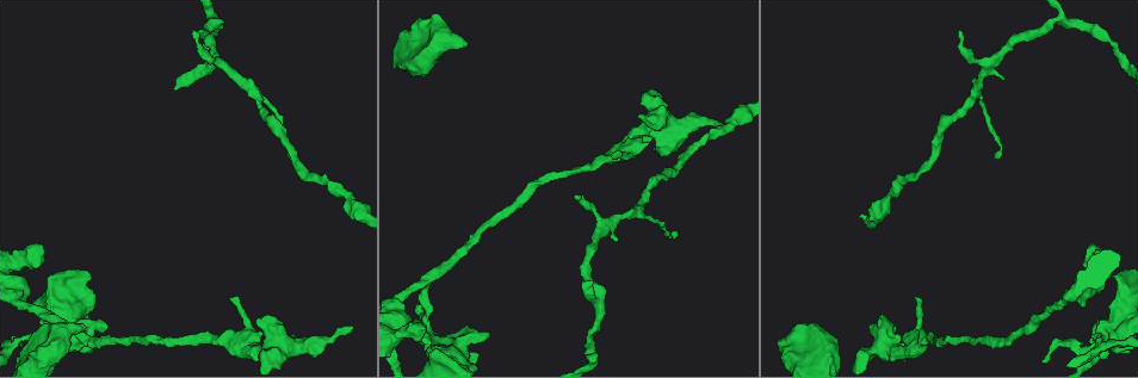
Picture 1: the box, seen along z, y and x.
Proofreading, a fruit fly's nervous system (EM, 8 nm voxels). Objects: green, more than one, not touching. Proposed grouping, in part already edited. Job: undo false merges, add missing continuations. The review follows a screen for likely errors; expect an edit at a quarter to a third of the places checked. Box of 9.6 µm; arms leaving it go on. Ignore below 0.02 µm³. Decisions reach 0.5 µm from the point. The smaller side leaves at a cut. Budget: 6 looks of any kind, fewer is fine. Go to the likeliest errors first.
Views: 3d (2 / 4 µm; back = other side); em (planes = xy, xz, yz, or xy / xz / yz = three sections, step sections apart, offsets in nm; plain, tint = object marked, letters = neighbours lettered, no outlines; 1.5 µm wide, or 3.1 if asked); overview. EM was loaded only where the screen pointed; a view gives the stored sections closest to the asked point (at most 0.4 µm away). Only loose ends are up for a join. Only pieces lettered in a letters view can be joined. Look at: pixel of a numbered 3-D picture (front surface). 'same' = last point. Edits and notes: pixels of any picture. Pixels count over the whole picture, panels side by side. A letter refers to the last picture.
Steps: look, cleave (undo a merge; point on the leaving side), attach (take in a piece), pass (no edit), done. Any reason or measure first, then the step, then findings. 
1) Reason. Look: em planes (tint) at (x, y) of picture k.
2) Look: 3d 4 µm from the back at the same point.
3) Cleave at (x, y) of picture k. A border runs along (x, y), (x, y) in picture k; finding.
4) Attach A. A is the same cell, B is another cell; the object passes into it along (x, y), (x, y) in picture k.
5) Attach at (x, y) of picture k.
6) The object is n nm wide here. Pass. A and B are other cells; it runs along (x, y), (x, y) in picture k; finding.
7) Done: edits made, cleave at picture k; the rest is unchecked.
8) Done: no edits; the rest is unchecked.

Look: em xz step 8 (tint) at (42, 259) of picture 1.

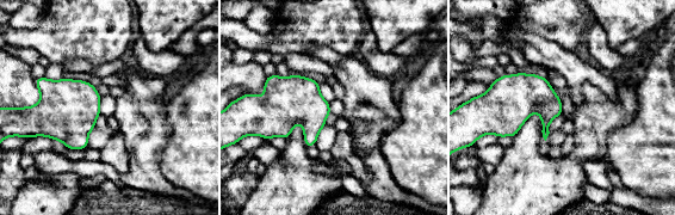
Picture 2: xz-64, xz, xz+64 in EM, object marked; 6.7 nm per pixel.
Look: em planes (letters) at the same point.

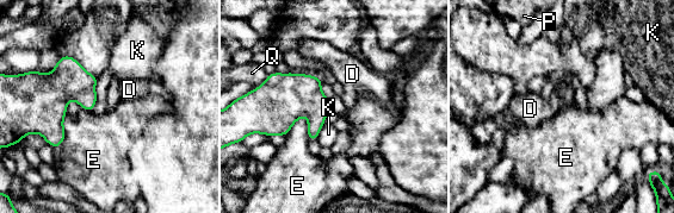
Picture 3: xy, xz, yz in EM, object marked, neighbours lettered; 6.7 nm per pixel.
Pass. D, E, K, P and Q are other cells; a border runs along (73, 99), (56, 149) in picture 3; none of them fits.

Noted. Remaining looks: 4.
An open end. Look: em planes (letters) at (84, 325) of picture 1.

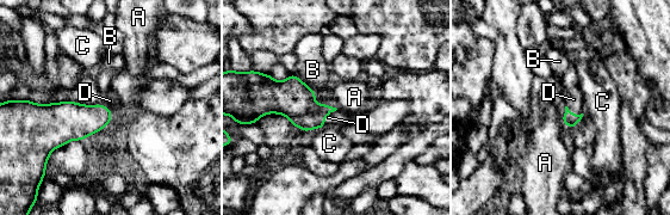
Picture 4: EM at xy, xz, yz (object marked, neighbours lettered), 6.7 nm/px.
Attach D. D is the same cell, A, B and C are other cells; the object passes into it along (293, 99), (327, 115), (339, 117) in picture 4; it goes on there.

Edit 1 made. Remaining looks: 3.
Look: em planes (plain) at (734, 130) of picture 1.

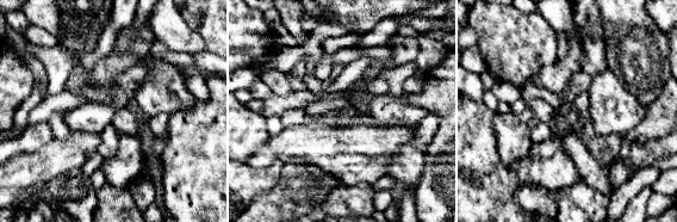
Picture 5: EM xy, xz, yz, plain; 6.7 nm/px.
See the neighbours. Look: em planes (letters) at the same point.

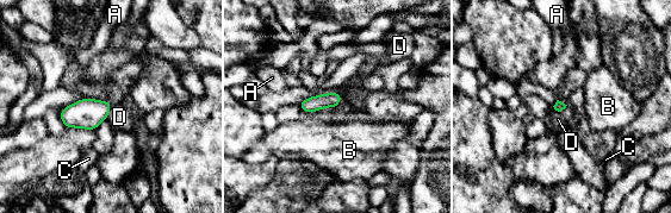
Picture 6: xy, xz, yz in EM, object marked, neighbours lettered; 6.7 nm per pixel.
Pass. A, B, C and D are other cells; none of them fits.

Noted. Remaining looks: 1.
Done: edits made, attach at picture 4; the rest is unchecked.

